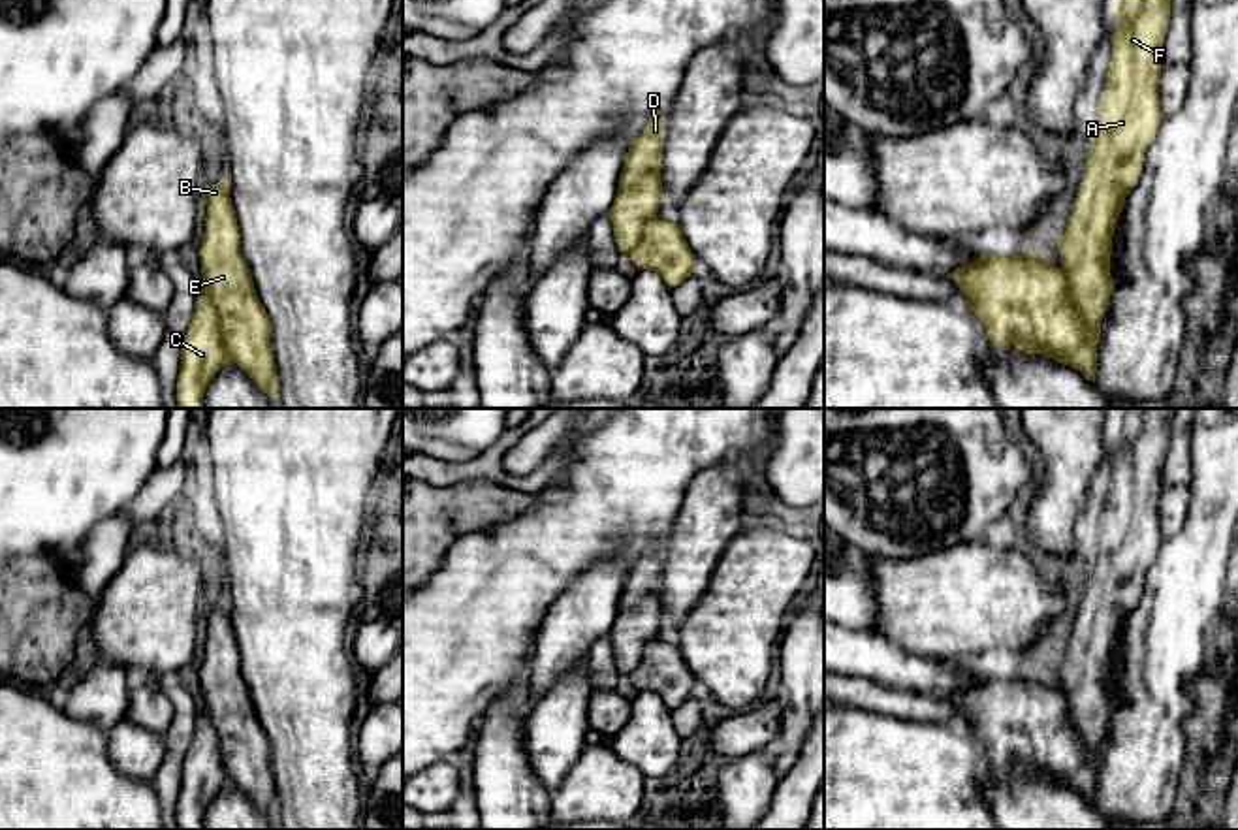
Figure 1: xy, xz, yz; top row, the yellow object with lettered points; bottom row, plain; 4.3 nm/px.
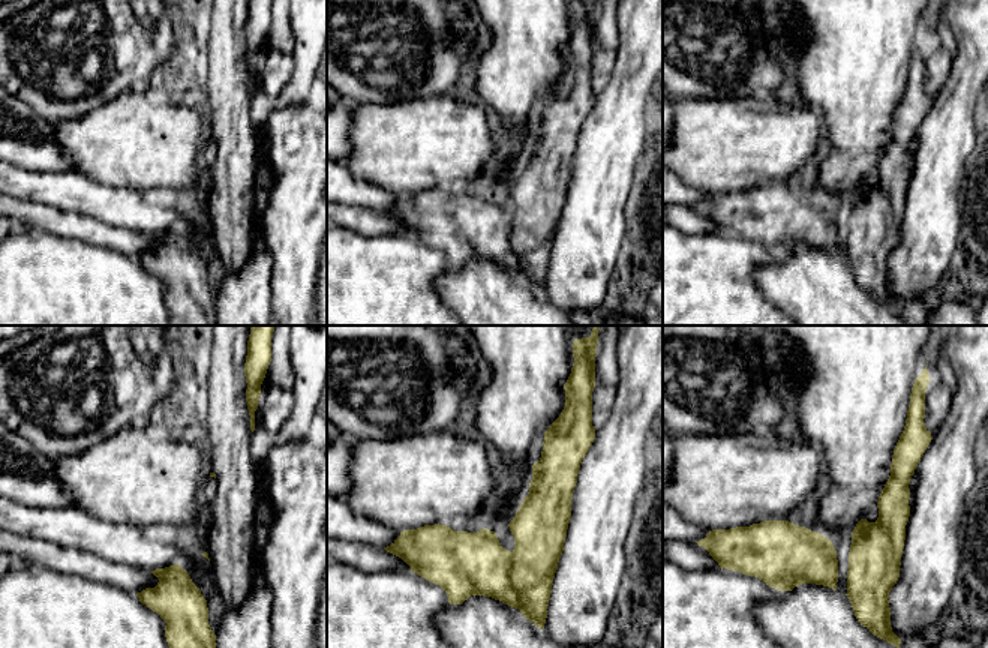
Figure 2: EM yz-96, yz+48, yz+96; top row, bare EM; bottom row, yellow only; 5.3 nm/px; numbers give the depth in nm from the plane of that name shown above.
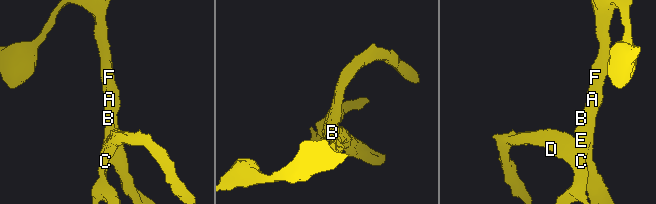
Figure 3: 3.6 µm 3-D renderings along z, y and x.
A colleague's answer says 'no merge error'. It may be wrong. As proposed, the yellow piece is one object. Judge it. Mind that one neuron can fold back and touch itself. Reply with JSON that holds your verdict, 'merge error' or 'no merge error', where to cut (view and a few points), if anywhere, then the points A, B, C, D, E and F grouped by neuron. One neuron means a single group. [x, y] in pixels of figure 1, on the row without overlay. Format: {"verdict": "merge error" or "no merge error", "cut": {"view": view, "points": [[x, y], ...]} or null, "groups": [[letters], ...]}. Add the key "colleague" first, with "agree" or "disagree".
{"colleague": "agree", "verdict": "no merge error", "cut": null, "groups": [["A", "B", "C", "D", "E", "F"]]}

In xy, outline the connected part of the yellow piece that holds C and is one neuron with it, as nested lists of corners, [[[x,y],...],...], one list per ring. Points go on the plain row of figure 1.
[[[224,600],[203,612],[207,638],[199,668],[203,708],[181,770],[177,830],[203,830],[203,815],[228,781],[277,821],[269,738],[241,670],[241,653]]]

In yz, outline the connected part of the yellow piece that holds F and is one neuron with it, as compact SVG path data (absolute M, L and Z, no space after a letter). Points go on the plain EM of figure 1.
M1121 408L1118 412L1112 482L1099 523L1097 557L1071 627L1067 653L1057 659L1061 687L1050 687L1039 670L1012 679L982 676L976 683L946 696L963 711L963 726L984 743L986 757L995 770L1012 766L1025 775L1048 775L1093 804L1101 742L1114 713L1112 657L1163 542L1157 510L1172 412L1174 408Z

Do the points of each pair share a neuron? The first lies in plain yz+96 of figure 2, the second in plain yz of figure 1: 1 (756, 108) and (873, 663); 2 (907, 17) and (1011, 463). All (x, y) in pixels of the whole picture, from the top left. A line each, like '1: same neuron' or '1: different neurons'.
1: different neurons
2: different neurons

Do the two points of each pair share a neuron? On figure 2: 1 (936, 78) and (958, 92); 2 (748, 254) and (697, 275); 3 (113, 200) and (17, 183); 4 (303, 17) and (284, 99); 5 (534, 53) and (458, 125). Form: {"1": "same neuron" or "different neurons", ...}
{"1": "different neurons", "2": "same neuron", "3": "same neuron", "4": "same neuron", "5": "different neurons"}

